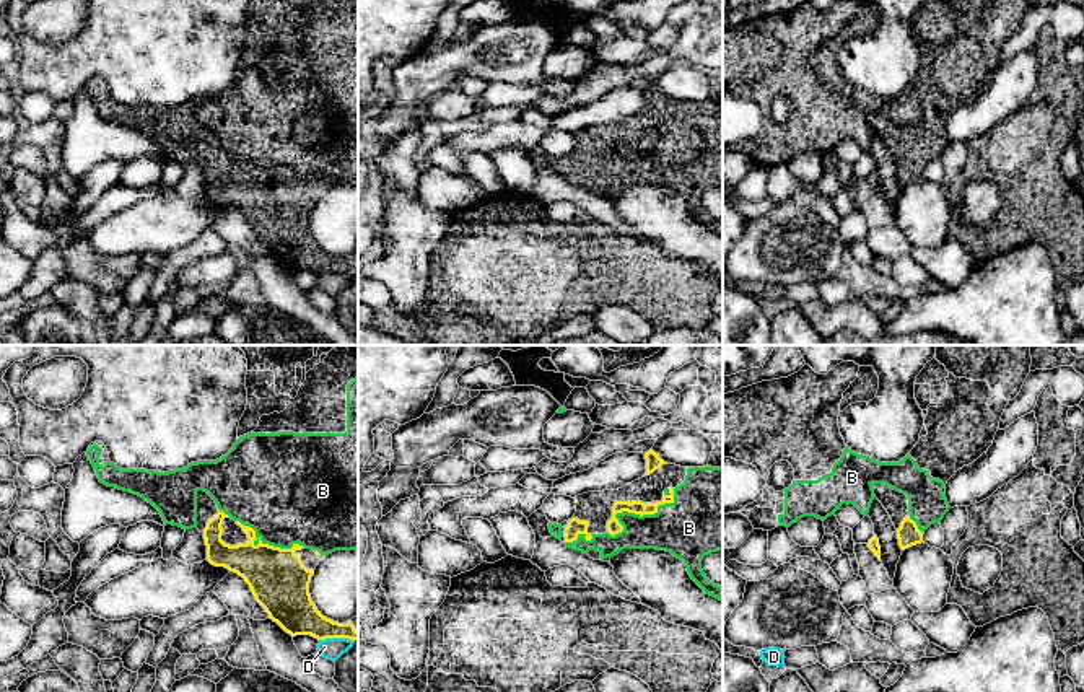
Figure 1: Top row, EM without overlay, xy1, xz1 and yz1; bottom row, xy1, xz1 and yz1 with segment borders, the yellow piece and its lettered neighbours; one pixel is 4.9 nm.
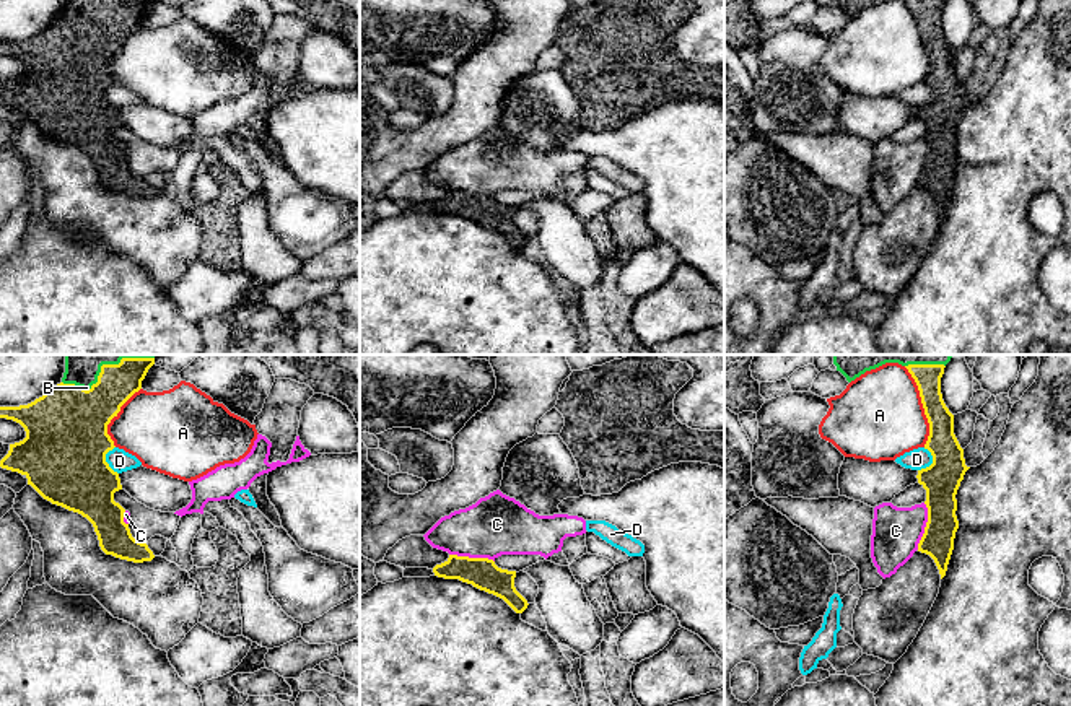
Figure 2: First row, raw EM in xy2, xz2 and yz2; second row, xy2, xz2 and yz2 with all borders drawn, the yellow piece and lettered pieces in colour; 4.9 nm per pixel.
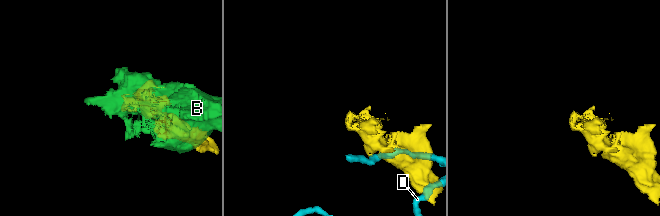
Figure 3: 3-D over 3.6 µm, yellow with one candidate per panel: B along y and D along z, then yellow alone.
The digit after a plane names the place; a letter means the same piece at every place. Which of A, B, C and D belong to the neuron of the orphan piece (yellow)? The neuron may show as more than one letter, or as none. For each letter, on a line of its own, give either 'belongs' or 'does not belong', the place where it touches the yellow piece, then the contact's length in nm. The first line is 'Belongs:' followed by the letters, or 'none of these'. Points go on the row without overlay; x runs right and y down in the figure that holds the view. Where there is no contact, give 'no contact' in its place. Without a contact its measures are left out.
Belongs: B
A: does not belong | yz2 (923, 43) | 420 nm
B: belongs | xz1 (635, 148) | 400 nm
C: does not belong | yz2 (926, 161) | 240 nm
D: does not belong | yz2 (933, 98) | 130 nm

